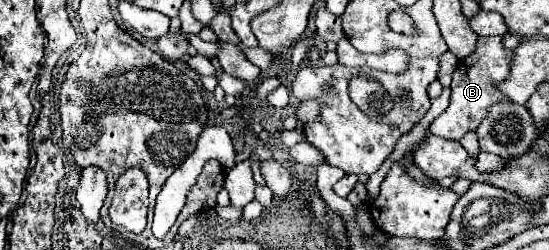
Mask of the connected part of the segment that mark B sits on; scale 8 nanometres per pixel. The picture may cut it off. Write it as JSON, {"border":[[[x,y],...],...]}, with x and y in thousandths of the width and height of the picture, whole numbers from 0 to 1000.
{"border":[[[876,144],[869,168],[869,200],[858,224],[843,232],[829,272],[818,432],[800,472],[789,480],[789,496],[781,504],[781,528],[814,560],[840,560],[854,520],[869,520],[876,480],[891,456],[891,432],[905,408],[923,400],[920,376],[905,352],[905,328],[916,328],[927,312],[934,216],[938,200],[920,192],[913,144]]]}

